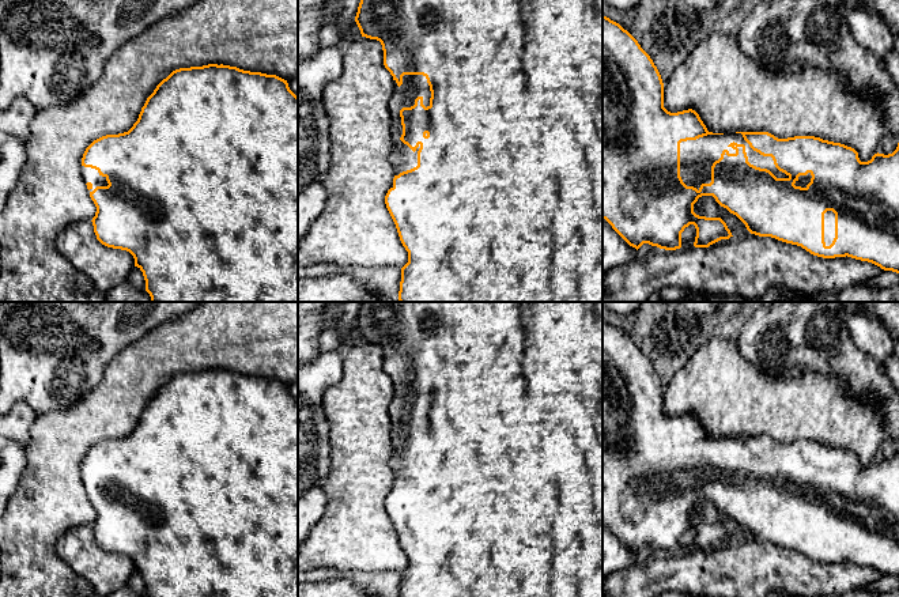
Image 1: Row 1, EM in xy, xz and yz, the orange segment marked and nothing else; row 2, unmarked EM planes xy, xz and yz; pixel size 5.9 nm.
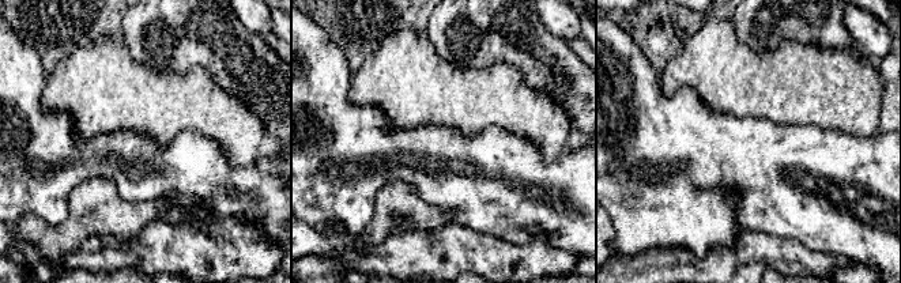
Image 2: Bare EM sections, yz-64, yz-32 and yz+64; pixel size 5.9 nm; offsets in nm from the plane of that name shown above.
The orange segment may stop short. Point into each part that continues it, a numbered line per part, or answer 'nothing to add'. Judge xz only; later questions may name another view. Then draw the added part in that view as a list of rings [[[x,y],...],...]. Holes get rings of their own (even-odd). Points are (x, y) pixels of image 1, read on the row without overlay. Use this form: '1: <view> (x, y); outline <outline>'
1: xz (401, 463); outline [[[404,379],[403,389],[398,392],[396,385],[393,385],[393,390],[393,398],[388,408],[390,417],[390,445],[393,449],[389,466],[394,475],[394,480],[398,480],[418,471],[418,456],[420,453],[419,449],[413,457],[400,445],[403,439],[400,415],[413,411],[418,401],[423,403],[423,409],[426,412],[430,411],[431,396],[423,379]]]

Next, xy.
1: xy (90, 479); outline [[[82,471],[82,479],[86,488],[87,487],[92,488],[92,492],[88,496],[92,496],[97,491],[109,490],[106,481],[102,481],[95,473]]]

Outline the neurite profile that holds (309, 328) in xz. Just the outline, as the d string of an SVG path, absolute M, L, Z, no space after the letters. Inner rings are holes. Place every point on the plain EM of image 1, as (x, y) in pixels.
M324 310L306 315L298 321L298 362L309 363L321 354L318 336L330 330L337 321L337 313L326 314Z

